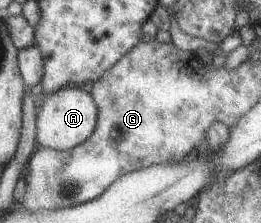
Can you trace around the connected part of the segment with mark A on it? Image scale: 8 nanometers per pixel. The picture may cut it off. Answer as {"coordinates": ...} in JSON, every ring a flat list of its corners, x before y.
{"coordinates":[[81,86,68,87,51,94,38,112,39,147,68,150,82,144,91,137,98,121,98,108,91,94,84,92]]}

